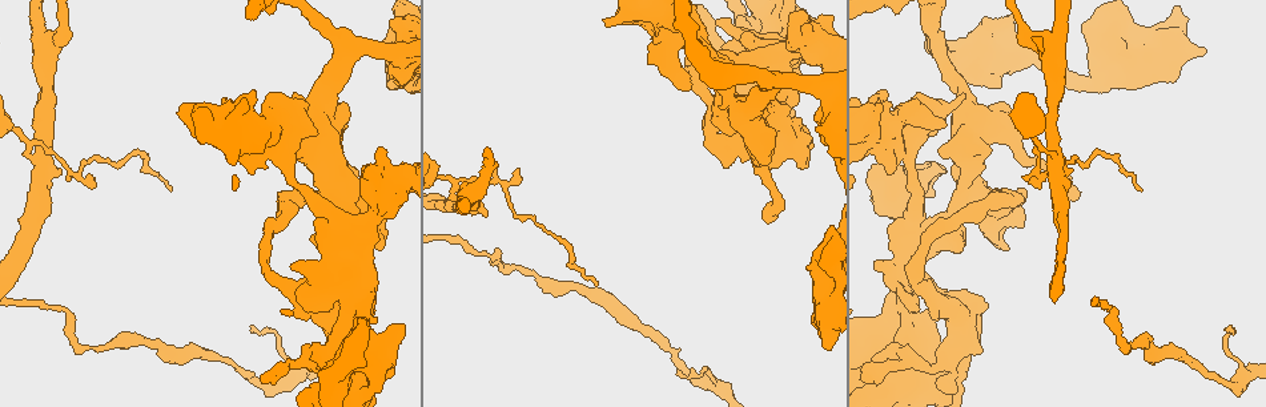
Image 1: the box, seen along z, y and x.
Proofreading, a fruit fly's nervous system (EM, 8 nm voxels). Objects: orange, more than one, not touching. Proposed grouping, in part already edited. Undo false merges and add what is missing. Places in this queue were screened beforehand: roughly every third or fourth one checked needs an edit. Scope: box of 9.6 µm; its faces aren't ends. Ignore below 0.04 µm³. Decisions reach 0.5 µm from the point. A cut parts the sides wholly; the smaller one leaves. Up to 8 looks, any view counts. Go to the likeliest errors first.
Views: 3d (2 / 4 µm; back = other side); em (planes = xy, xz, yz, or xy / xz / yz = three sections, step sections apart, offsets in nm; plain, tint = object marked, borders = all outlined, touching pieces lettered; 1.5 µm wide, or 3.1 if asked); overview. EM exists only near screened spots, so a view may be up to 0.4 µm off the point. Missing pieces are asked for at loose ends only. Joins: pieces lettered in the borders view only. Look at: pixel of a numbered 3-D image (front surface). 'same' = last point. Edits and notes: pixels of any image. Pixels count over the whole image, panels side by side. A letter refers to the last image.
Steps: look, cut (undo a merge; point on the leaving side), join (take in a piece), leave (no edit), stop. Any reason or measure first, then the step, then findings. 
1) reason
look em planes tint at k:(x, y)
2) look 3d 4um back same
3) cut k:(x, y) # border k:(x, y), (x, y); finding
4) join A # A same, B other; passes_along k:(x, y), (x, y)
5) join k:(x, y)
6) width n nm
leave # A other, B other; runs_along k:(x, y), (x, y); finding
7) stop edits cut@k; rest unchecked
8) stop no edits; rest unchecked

free end
look 3d 2um at 1:(678, 370)

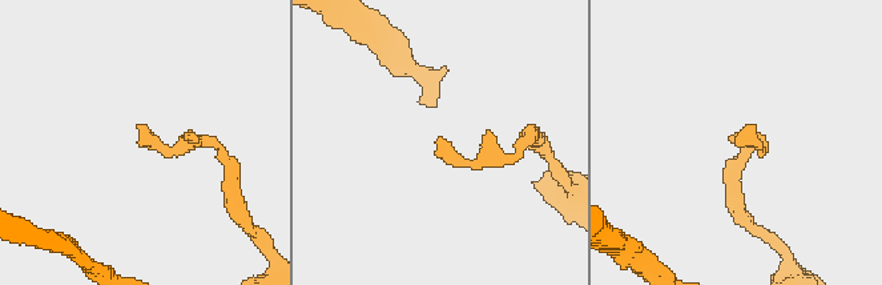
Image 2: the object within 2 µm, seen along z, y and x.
need the tissue
look em planes plain at 2:(740, 142)

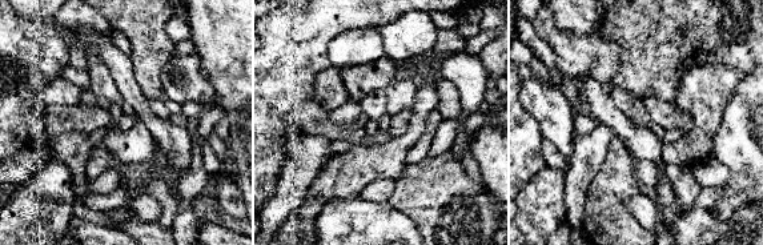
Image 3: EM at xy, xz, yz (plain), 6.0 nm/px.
what lies round it
look em planes borders same

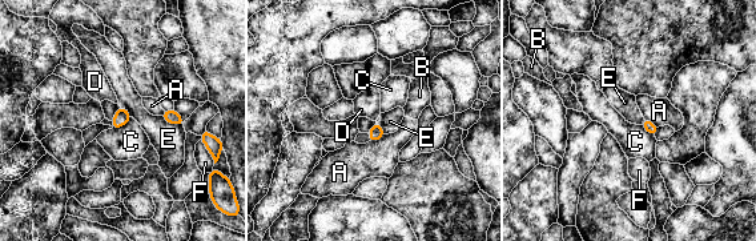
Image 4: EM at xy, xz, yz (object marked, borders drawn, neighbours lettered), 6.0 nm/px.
leave # A other, B other, C other, D other, E other, F other; border 4:(132, 117), (123, 125), (112, 128); none of them fits

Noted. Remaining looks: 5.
thin neck
look em xy step 8 plain at 1:(87, 350)

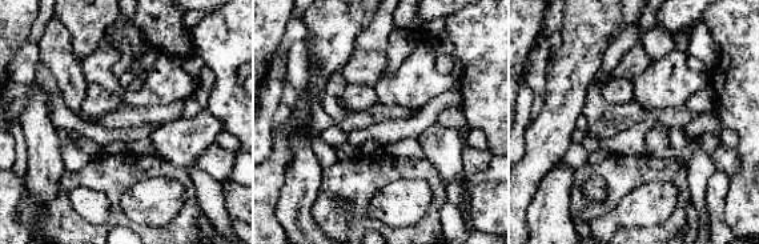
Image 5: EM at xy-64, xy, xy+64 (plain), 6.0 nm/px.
see the neighbours
look em xy step 8 borders same

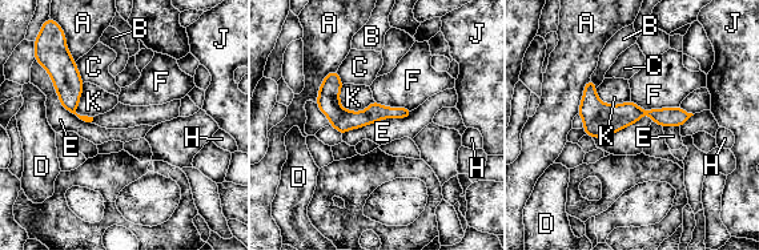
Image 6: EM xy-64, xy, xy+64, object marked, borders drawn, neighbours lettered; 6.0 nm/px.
leave # A other, B other, C other, D other, E other, F other, H other, J other, K other; border 6:(413, 111), (342, 134); one cell here

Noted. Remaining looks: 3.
look em planes borders at 1:(1001, 85)

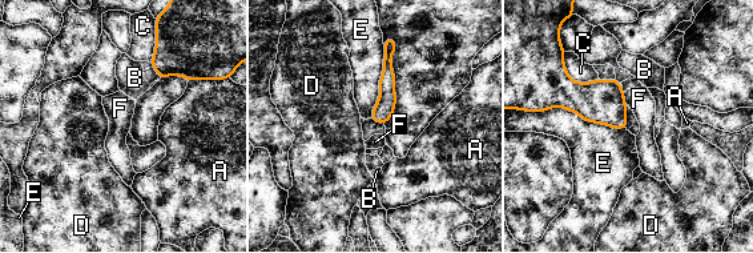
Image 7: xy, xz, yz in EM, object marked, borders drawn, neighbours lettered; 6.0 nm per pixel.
leave # A other, B other, C other, D other, E other, F other; no lettered piece goes on from it

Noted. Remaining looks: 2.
stop no edits; rest unchecked

